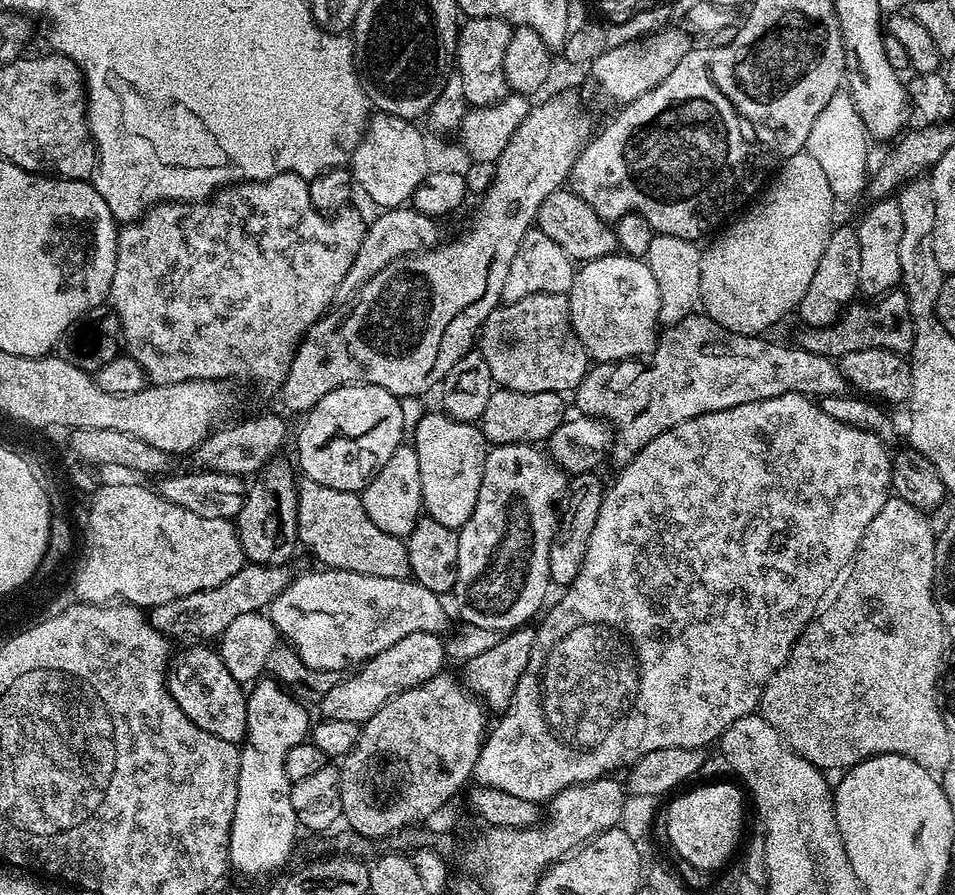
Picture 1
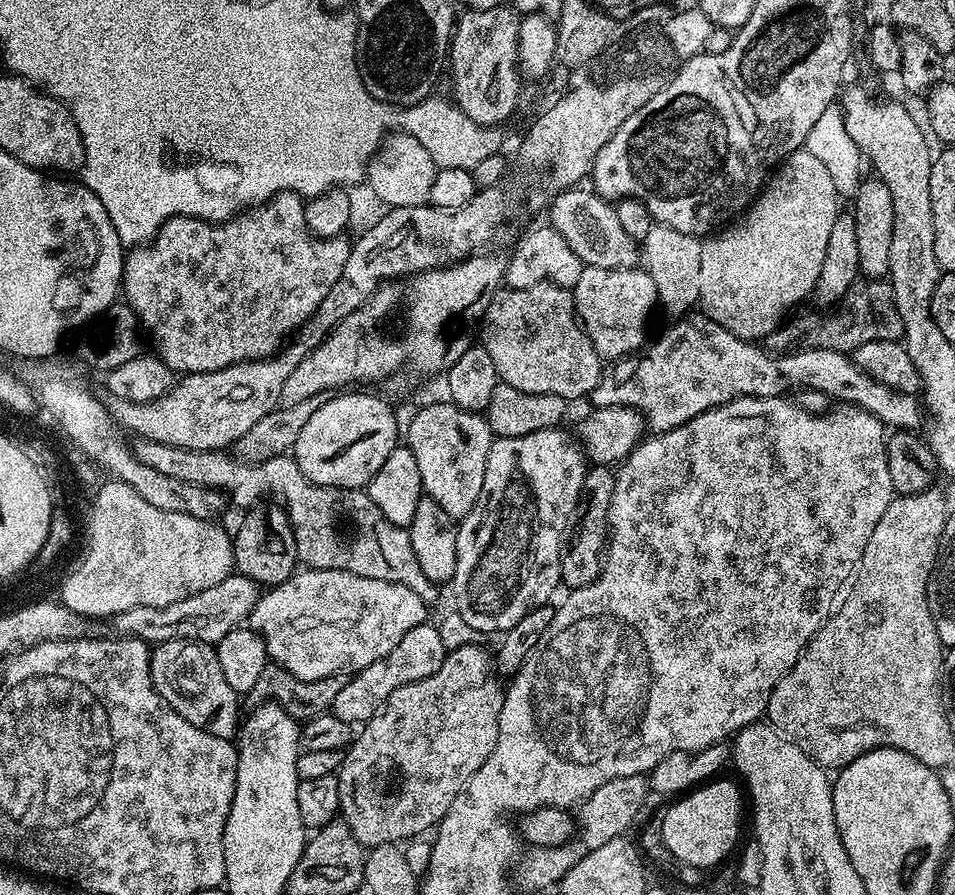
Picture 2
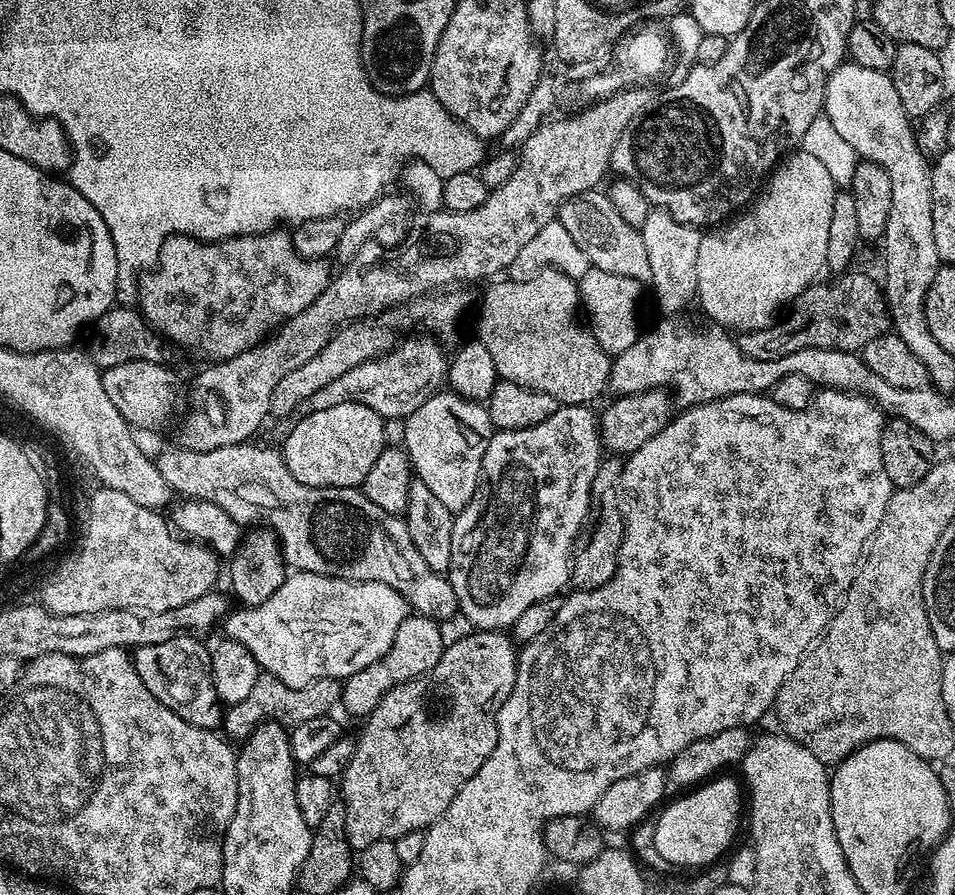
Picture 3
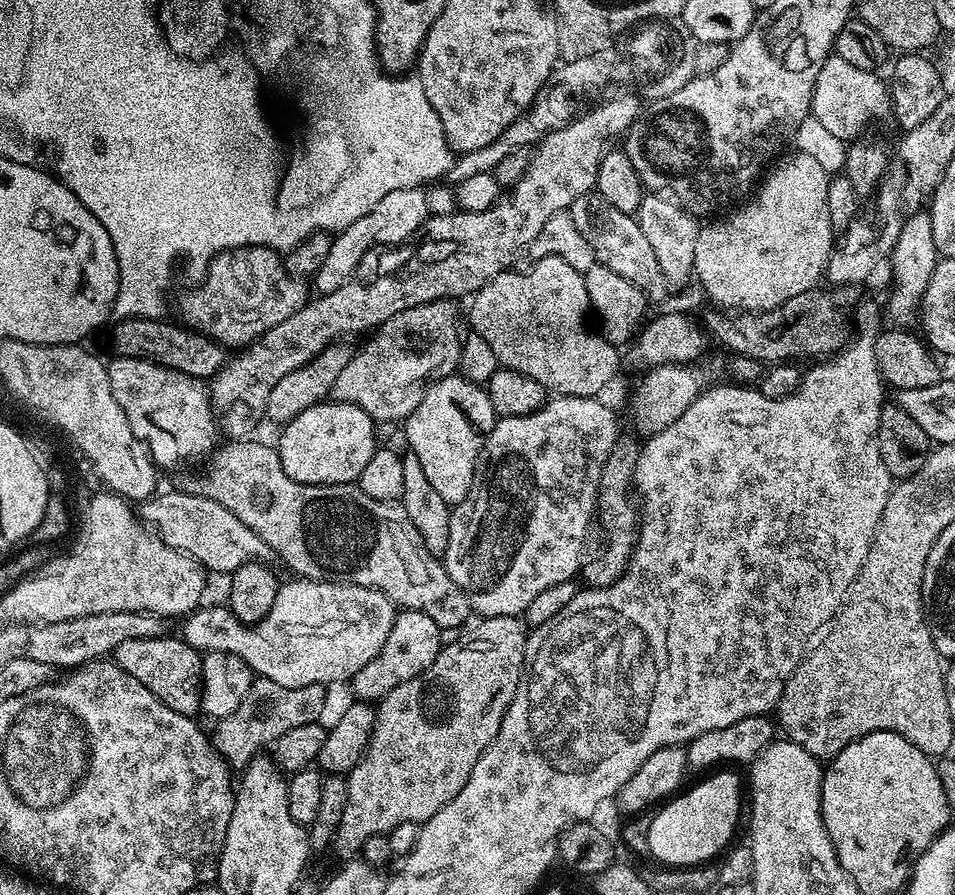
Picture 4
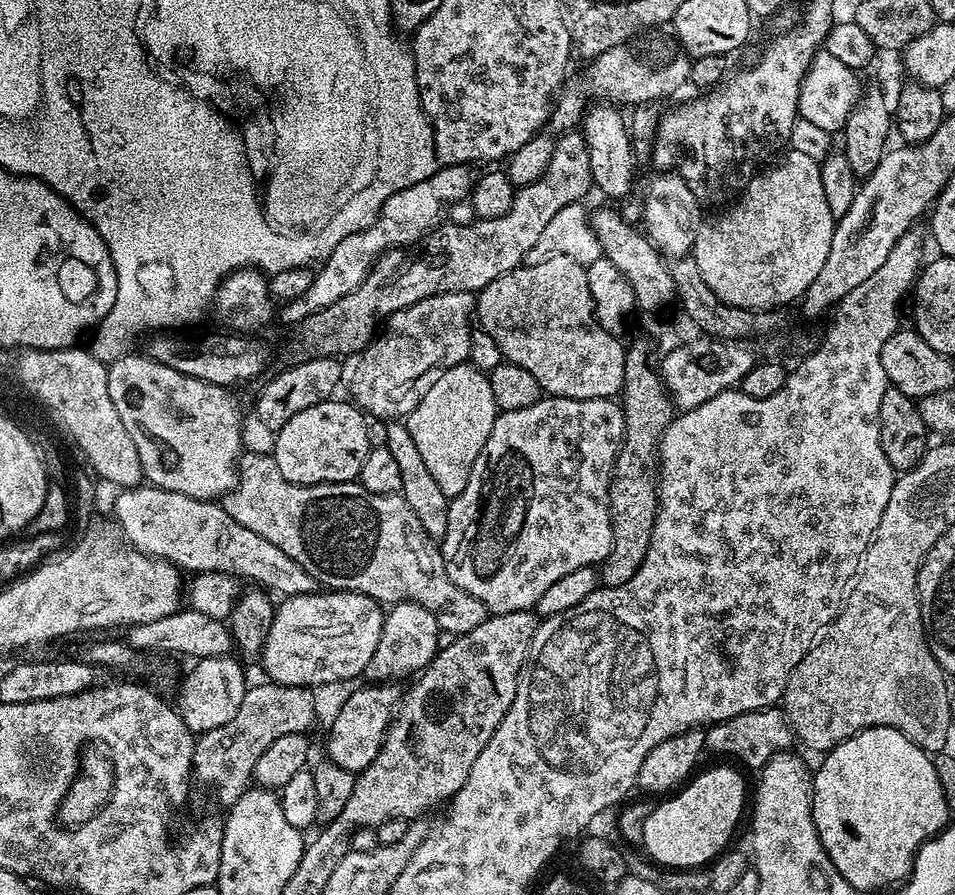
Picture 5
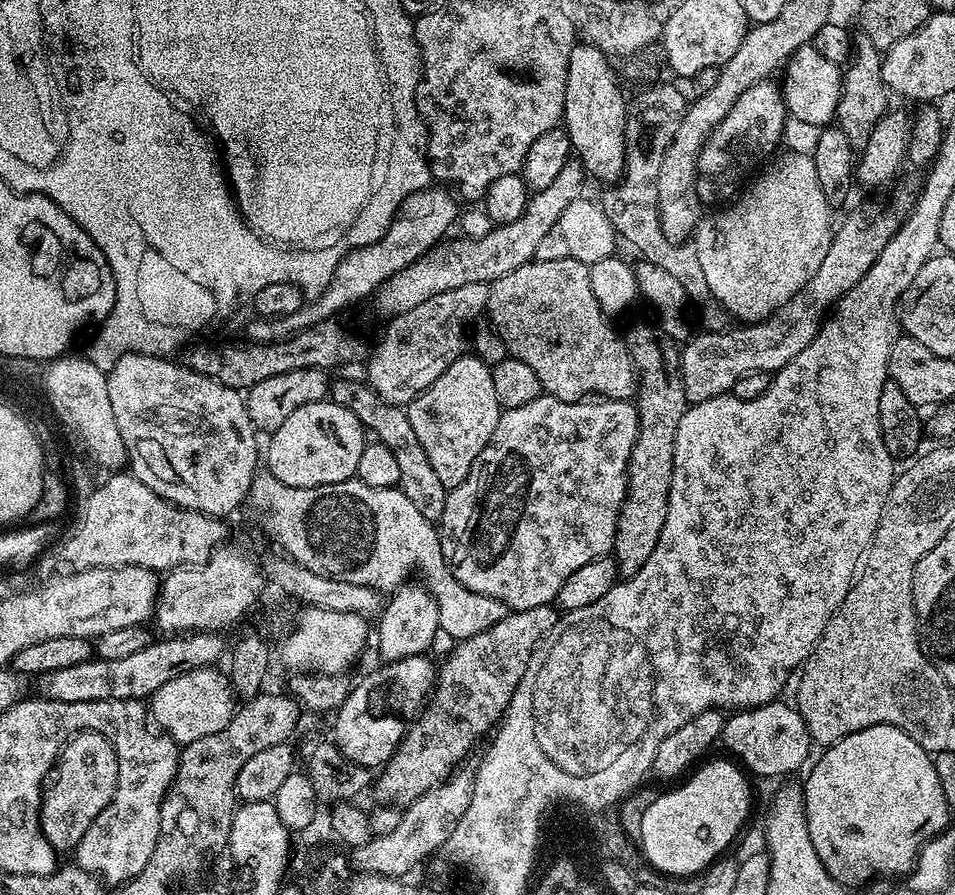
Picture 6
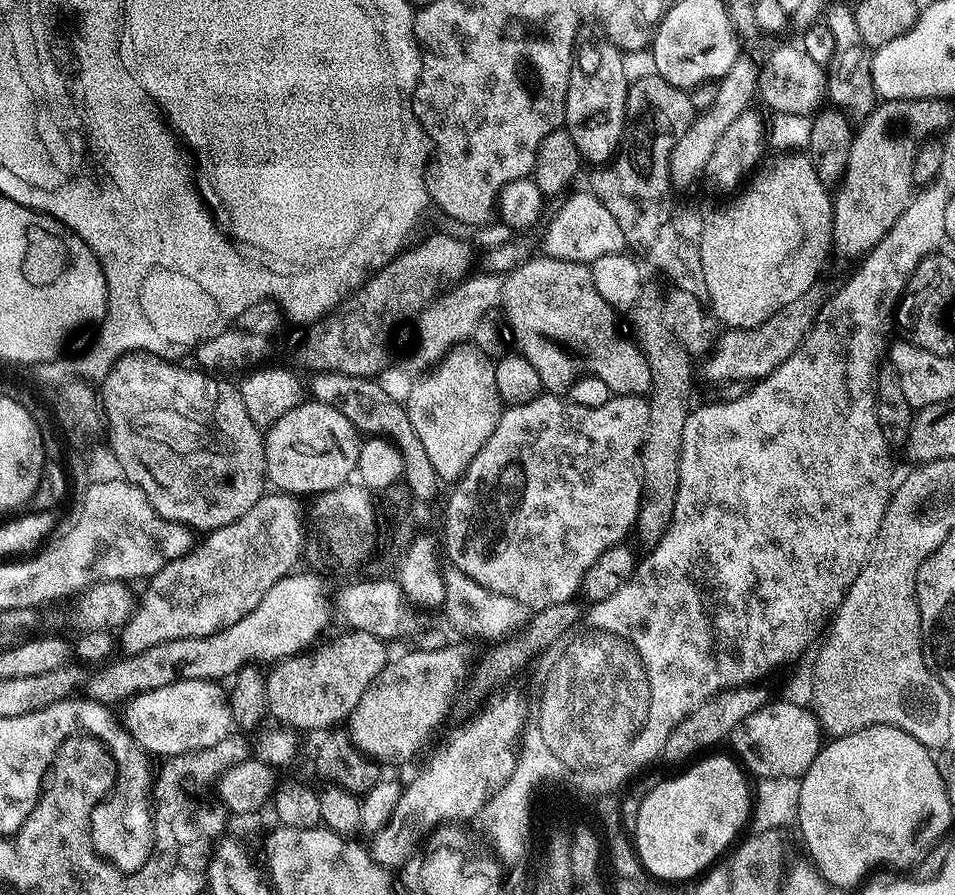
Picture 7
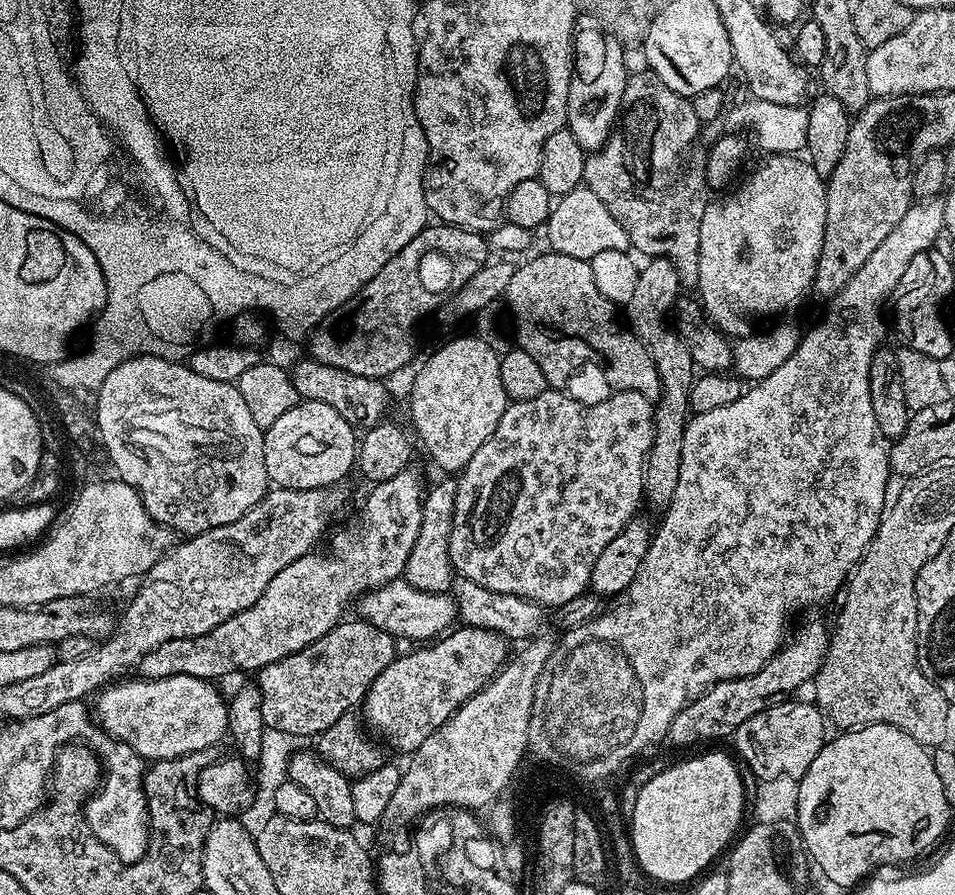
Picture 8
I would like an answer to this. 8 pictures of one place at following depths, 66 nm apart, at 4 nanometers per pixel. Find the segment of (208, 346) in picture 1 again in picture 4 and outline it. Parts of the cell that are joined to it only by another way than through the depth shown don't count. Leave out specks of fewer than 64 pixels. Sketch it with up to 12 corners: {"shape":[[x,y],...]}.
{"shape":[[220,252],[179,319],[247,349],[310,299],[281,253]]}

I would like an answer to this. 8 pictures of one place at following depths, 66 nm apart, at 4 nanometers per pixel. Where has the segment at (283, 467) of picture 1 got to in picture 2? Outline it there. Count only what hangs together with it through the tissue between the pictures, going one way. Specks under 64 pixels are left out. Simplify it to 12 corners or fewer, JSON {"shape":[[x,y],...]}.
{"shape":[[283,507],[245,511],[232,536],[234,568],[257,586],[297,571]]}

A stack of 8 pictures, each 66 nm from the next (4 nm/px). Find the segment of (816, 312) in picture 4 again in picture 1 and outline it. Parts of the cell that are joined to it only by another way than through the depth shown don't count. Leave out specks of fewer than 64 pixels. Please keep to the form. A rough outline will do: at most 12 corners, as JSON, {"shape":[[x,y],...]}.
{"shape":[[902,290],[853,302],[835,323],[805,327],[799,347],[839,358],[914,346]]}

